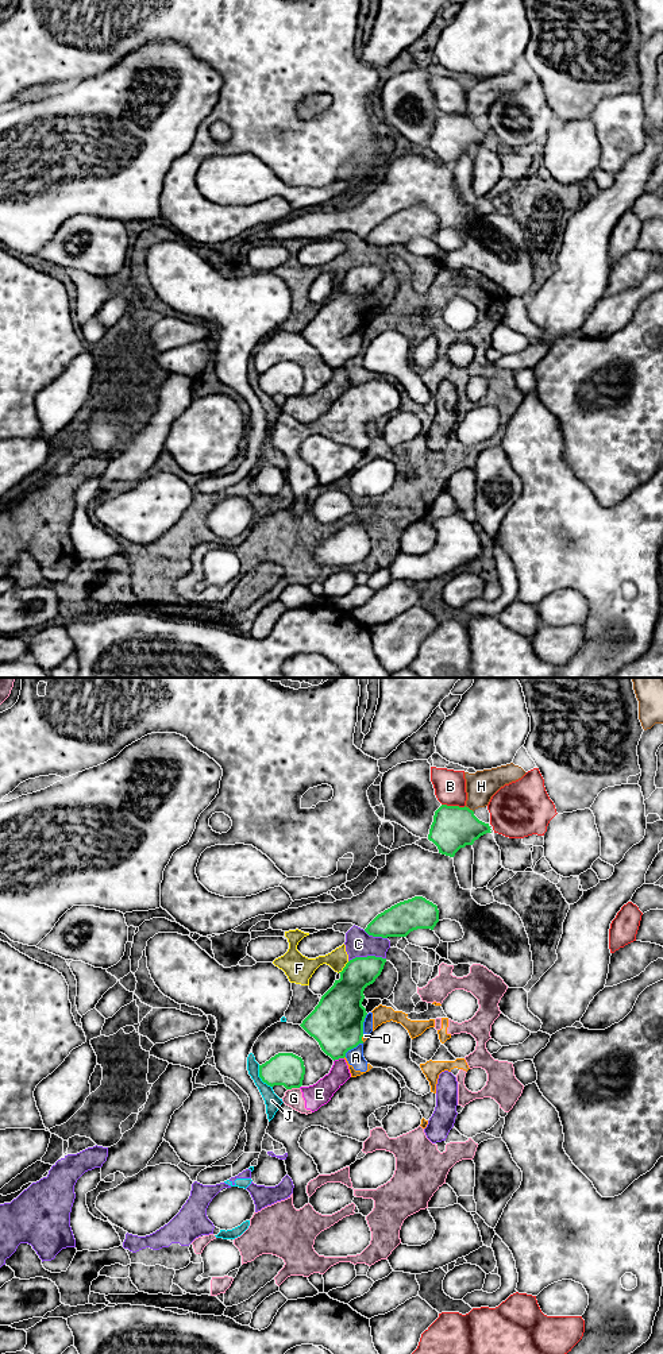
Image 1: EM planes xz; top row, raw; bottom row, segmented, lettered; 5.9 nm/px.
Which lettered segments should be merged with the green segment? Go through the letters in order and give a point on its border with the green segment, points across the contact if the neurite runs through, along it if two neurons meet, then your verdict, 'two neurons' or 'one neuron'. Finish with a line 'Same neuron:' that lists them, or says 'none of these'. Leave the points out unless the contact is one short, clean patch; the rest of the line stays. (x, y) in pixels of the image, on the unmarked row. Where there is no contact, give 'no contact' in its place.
A: contact xz (353, 357); border xz (362, 351), (351, 357), (345, 365); two neurons
B: contact xz (454, 115); two neurons
C: contact xz (367, 265); two neurons
D: contact xz (361, 347); two neurons
E: contact xz (338, 367); two neurons
F: contact xz (343, 277); two neurons
G: contact xz (293, 396); two neurons
H: contact xz (467, 116); two neurons
J: contact xz (259, 385); two neurons
Same neuron: none of these

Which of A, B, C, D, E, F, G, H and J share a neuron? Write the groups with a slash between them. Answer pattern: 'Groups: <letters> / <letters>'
Groups: A D E G / B / C F J / H

